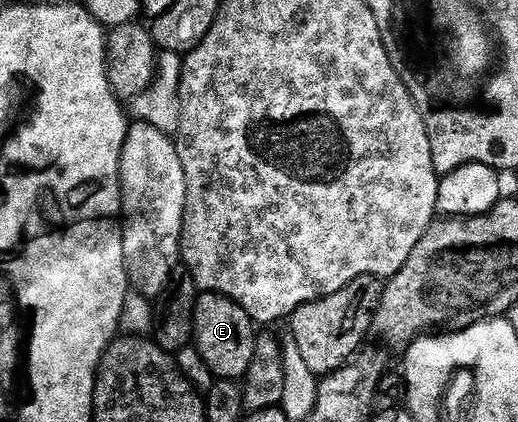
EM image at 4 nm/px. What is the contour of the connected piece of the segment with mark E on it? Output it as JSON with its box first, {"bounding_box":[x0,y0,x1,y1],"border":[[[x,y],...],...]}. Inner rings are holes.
{"bounding_box":[194,291,258,380],"border":[[[216,291],[203,292],[197,298],[194,345],[198,353],[200,349],[199,356],[213,376],[221,380],[239,380],[247,376],[258,334],[255,326],[252,316],[235,299],[219,295]]]}

